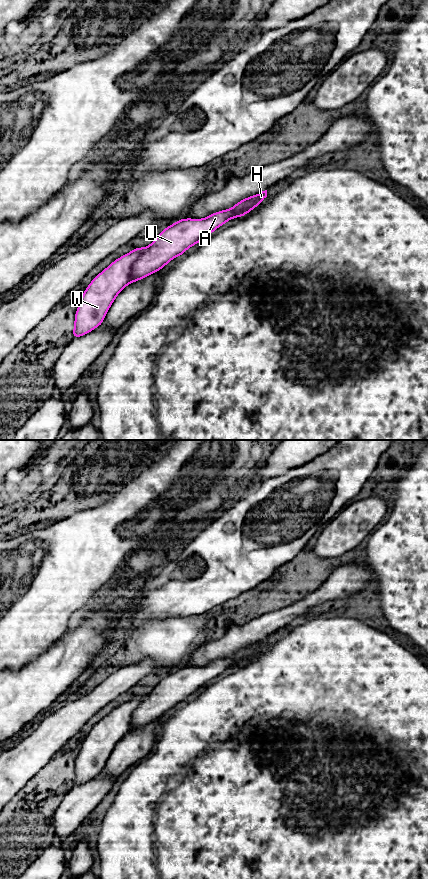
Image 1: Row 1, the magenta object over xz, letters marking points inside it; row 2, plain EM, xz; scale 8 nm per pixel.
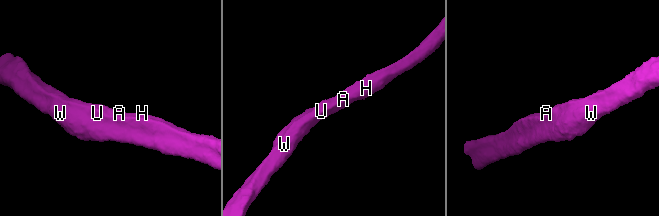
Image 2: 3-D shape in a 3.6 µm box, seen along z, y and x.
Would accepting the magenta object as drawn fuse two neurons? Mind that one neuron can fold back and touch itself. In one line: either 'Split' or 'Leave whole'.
Split

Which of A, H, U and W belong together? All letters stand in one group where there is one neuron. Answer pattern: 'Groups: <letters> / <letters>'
Groups: A H U / W

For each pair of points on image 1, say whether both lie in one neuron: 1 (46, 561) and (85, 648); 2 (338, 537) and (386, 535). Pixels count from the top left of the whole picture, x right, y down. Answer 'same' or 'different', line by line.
1: different
2: different

